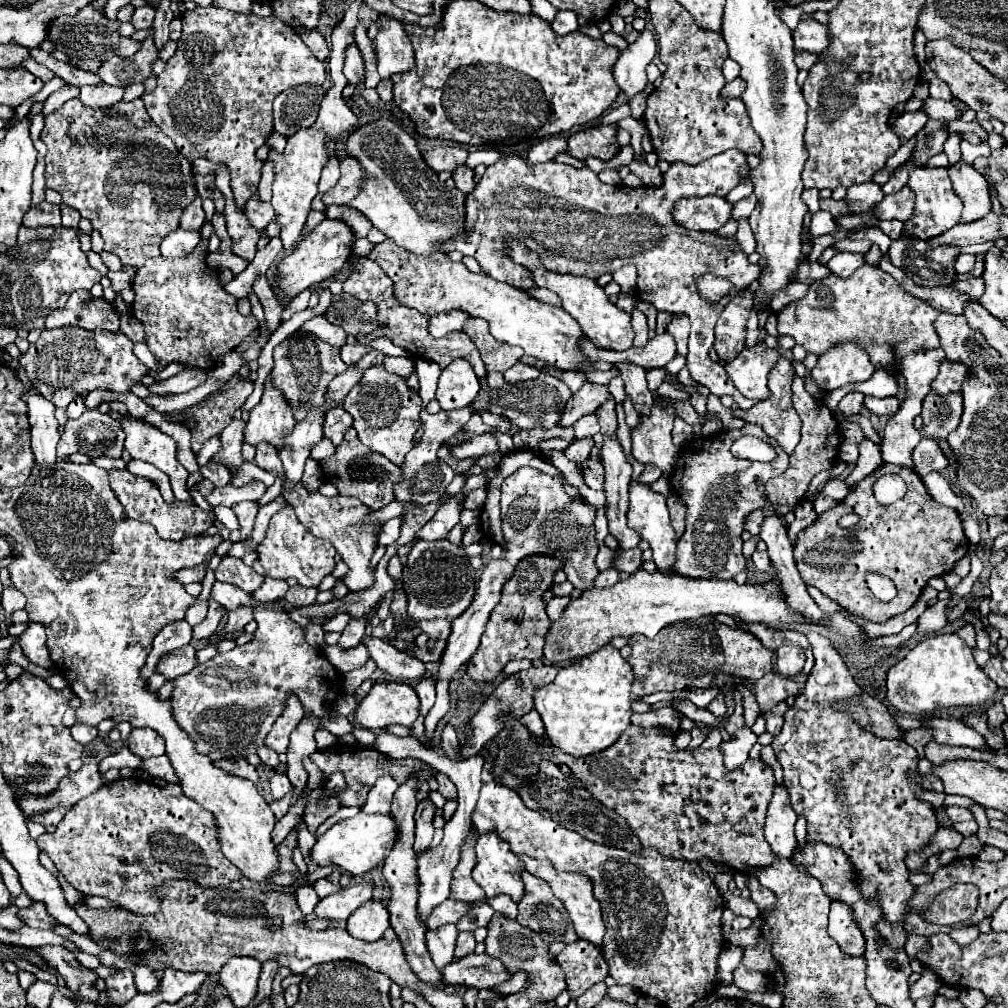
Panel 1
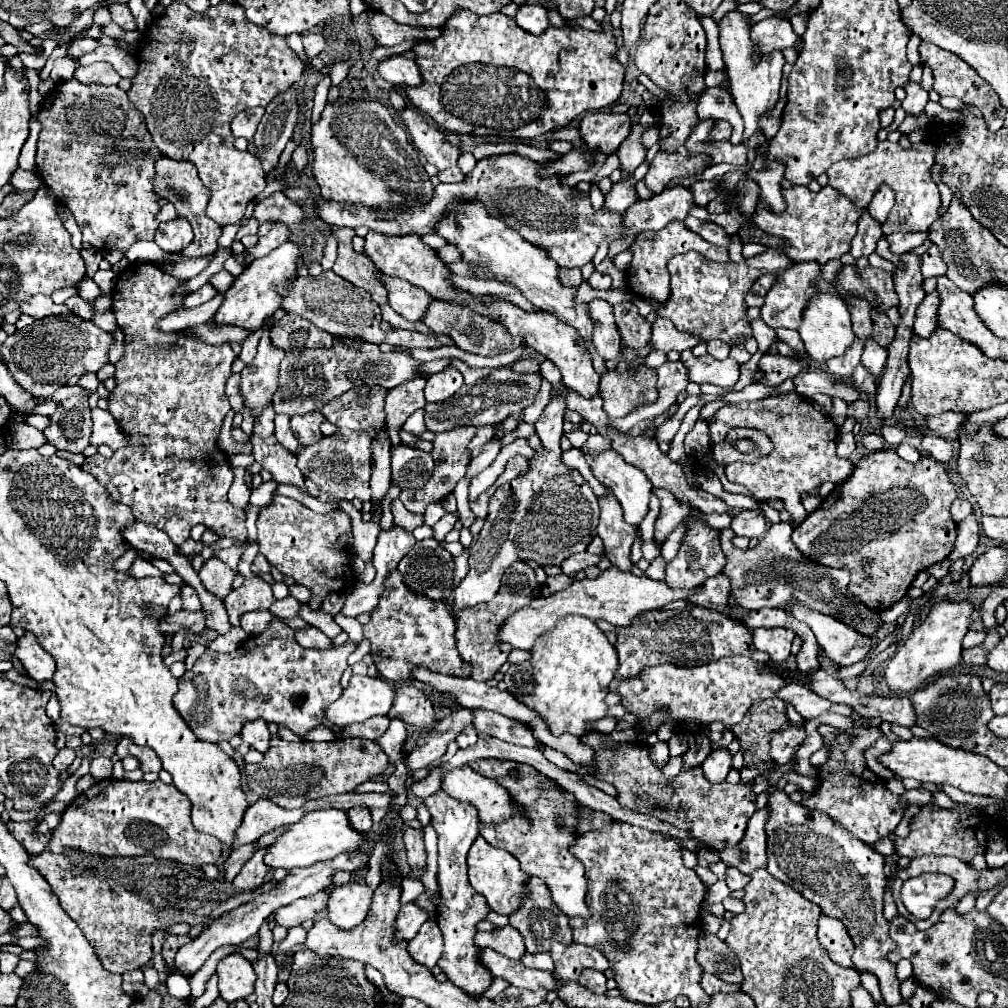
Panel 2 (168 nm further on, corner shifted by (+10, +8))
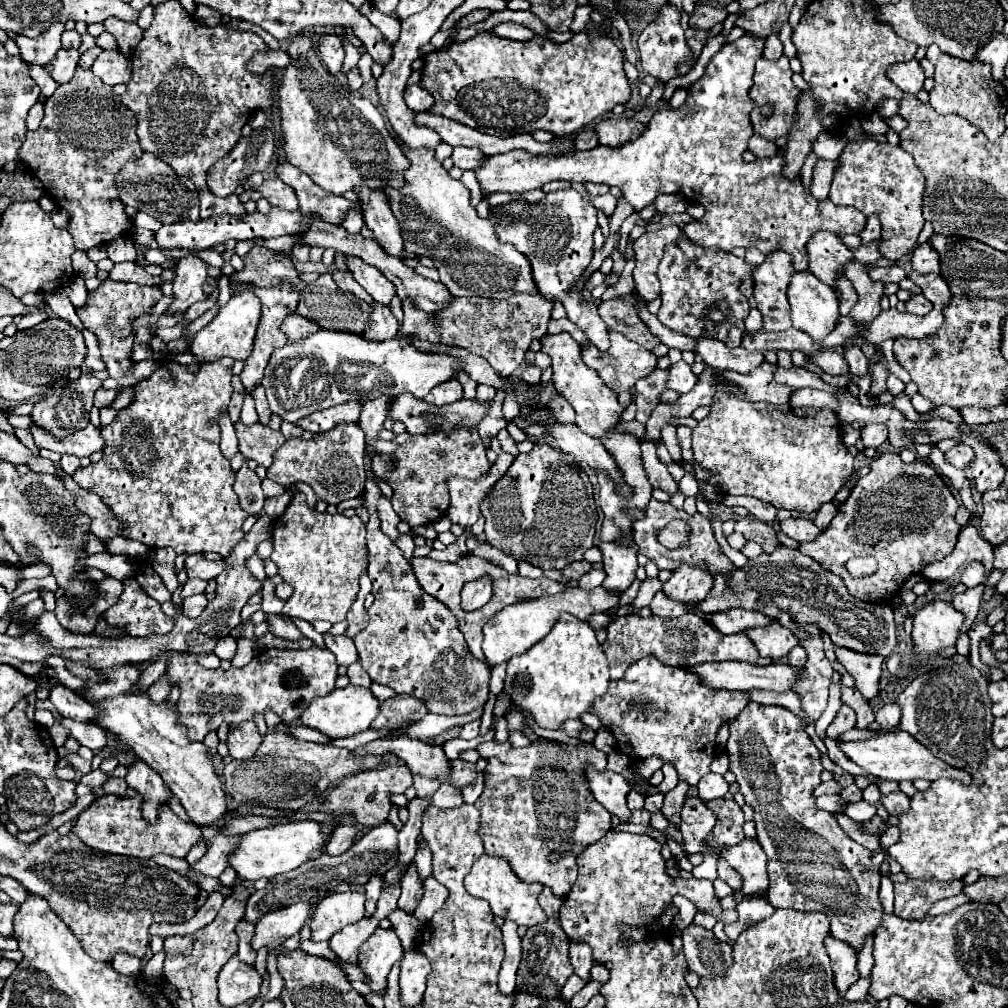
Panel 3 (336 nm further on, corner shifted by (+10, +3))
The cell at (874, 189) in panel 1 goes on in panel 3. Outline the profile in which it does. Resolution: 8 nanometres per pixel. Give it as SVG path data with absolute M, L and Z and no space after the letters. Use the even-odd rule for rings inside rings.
M873 266L868 270L868 274L872 280L884 283L899 283L906 277L906 272L901 266L893 266L893 268Z

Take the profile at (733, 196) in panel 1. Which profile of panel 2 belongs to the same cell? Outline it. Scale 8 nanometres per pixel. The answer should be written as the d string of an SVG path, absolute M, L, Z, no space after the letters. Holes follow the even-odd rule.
M710 181L694 183L690 190L694 196L695 203L699 206L706 205L710 200Z

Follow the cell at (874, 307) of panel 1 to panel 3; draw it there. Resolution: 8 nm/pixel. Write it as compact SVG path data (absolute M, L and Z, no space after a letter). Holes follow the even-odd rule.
M773 252L753 272L755 302L763 314L763 332L777 332L791 328L787 288L795 274L795 268L785 252Z

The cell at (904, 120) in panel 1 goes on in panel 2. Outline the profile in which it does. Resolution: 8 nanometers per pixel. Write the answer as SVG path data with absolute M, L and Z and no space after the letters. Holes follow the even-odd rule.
M909 81L903 89L905 89L905 93L907 93L905 101L901 103L901 107L905 109L905 113L909 113L909 115L919 115L919 113L923 113L925 105L927 105L927 101L929 101L929 95L927 95L927 91L921 87L921 83Z

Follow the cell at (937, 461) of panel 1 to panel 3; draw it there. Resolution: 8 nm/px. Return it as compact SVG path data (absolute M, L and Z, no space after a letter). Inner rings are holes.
M957 444L953 450L945 452L945 460L951 462L955 468L965 468L973 460L973 450L967 444Z

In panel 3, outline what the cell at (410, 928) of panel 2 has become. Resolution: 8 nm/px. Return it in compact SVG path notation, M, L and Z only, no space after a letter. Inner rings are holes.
M377 928L359 950L359 968L369 976L367 984L379 992L387 984L391 966L401 960L403 944L393 928Z

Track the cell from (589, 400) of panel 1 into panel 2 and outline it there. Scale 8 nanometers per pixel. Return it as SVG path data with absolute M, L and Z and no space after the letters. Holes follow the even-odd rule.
M555 395L533 425L543 451L535 451L529 459L529 469L499 487L491 497L485 525L471 545L471 569L455 589L453 613L493 599L499 591L501 575L513 561L531 559L539 565L561 565L569 555L585 551L597 535L597 519L601 513L599 501L581 473L561 461L563 451L559 441L563 437L563 413L565 399L563 395Z

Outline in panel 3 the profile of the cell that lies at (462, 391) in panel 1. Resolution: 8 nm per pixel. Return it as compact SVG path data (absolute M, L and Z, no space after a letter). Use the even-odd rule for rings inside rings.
M455 378L445 382L445 384L439 384L437 388L433 388L433 392L429 392L429 396L425 396L425 400L429 404L435 404L435 406L453 404L453 402L457 402L461 398L463 398L463 386Z

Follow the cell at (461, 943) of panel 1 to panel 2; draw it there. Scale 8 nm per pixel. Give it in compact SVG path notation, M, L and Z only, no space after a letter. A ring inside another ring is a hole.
M437 791L435 795L427 797L423 803L431 813L431 823L439 837L439 877L437 879L441 887L441 903L435 921L441 929L445 949L437 965L455 987L461 987L461 991L465 991L467 995L477 995L479 999L489 989L493 977L489 975L489 969L485 969L485 965L481 963L479 949L473 941L477 933L477 923L487 917L489 907L485 899L481 899L481 895L477 895L473 887L469 887L469 881L465 879L467 851L473 845L473 841L479 837L477 809L471 803L461 803L457 799L451 799L449 795L445 795L445 791Z

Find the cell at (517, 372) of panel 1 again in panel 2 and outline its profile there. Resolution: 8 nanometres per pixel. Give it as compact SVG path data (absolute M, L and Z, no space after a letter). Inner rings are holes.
M519 359L511 365L511 369L515 373L537 373L539 371L539 363L535 359Z

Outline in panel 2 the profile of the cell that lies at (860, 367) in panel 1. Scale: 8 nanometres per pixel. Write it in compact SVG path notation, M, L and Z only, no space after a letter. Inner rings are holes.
M819 293L813 297L815 299L809 299L809 305L803 311L803 323L797 331L805 343L805 351L807 351L809 359L813 359L815 363L825 363L827 359L831 359L835 355L843 355L849 349L849 345L853 343L851 317L849 317L849 309L841 297L837 297L833 293Z

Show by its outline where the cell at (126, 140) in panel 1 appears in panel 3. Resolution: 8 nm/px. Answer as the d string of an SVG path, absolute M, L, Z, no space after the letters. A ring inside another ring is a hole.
M77 68L75 76L61 84L51 98L45 102L45 118L37 132L27 132L25 144L21 146L19 158L27 162L29 170L43 182L47 194L69 212L69 232L75 240L77 250L89 250L95 246L105 246L121 236L125 236L133 222L125 212L125 204L121 202L115 186L115 176L123 170L123 166L131 158L141 158L143 150L137 138L137 118L133 112L121 102L121 98L113 92L111 86L97 80L91 70Z

